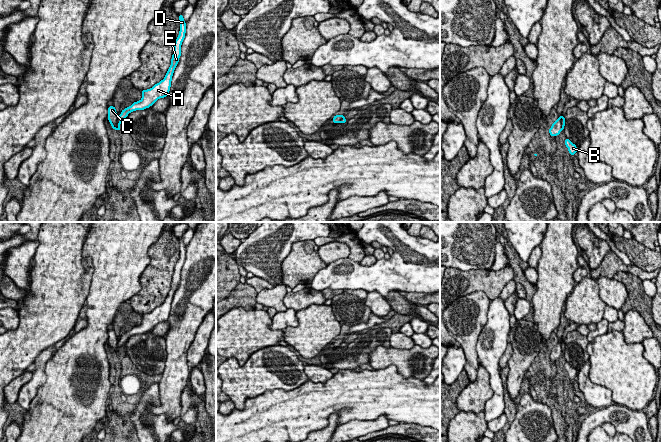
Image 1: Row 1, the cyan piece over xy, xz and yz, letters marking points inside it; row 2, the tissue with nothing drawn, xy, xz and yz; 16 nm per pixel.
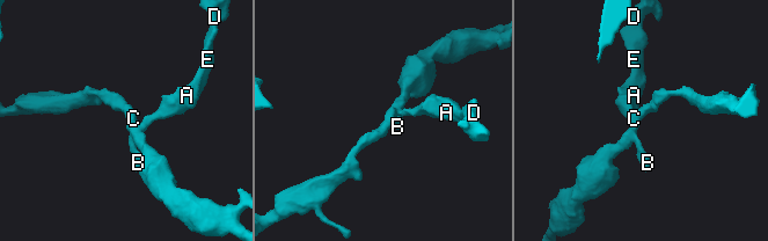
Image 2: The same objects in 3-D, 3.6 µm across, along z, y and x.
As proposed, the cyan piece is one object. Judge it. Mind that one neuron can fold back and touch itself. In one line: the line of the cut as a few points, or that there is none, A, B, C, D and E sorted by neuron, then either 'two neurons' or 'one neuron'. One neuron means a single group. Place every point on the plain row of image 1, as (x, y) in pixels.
cut in xy along (118, 340), (117, 347), (119, 349); A B D E / C; two neurons

